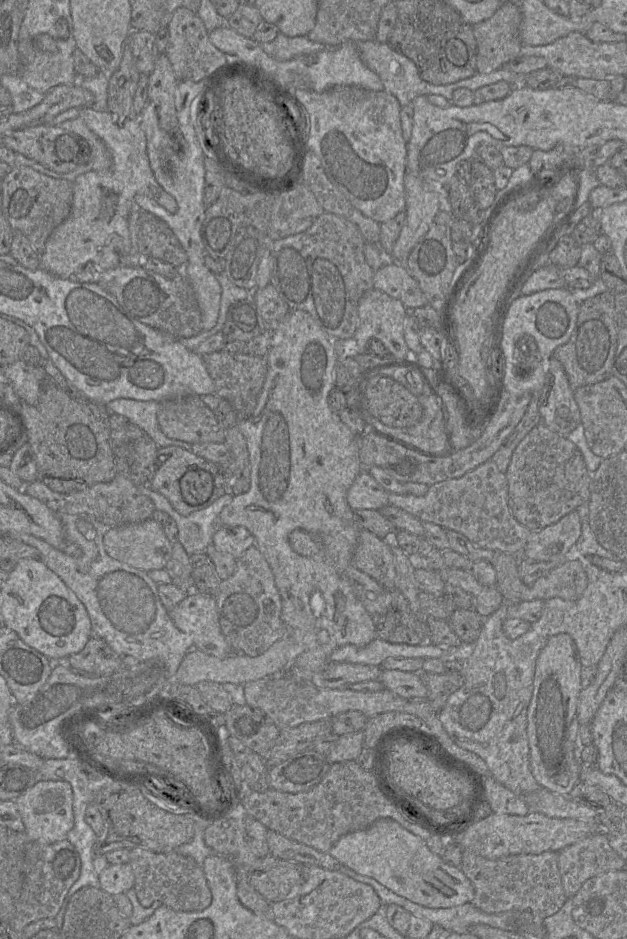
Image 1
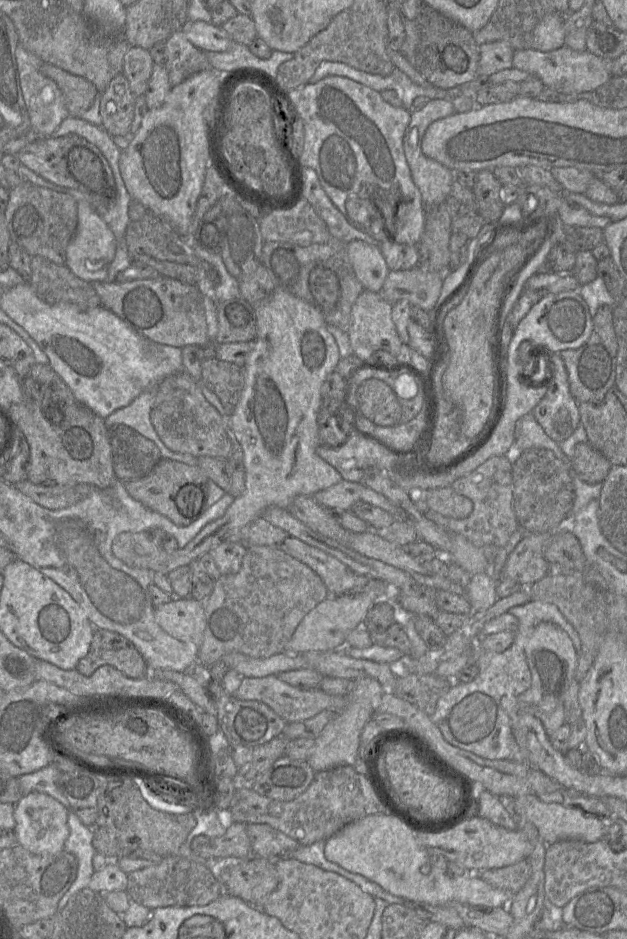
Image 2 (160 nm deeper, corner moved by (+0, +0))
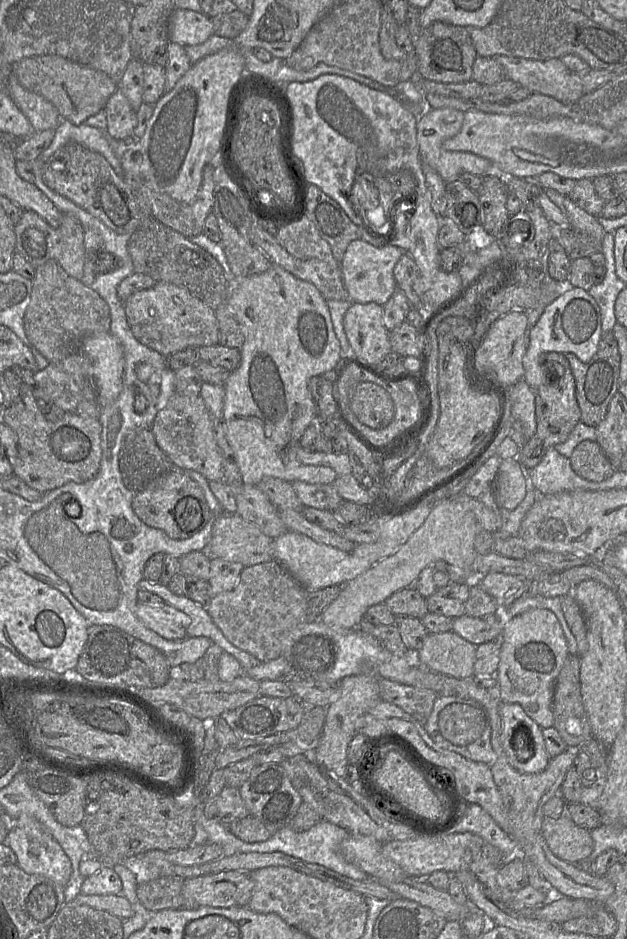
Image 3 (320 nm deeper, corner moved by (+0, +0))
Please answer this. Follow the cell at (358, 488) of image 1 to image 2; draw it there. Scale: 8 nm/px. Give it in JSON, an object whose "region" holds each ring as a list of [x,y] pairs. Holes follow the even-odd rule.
{"region":[[[342,479],[339,483],[318,491],[312,497],[318,504],[327,509],[350,510],[356,502],[361,501],[362,485],[361,482]]]}

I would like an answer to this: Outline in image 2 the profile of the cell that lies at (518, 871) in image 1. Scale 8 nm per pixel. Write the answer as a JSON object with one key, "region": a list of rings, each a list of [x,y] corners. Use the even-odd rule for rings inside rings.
{"region":[[[522,859],[509,866],[483,870],[478,875],[493,887],[516,894],[529,878],[530,865],[526,859]]]}

